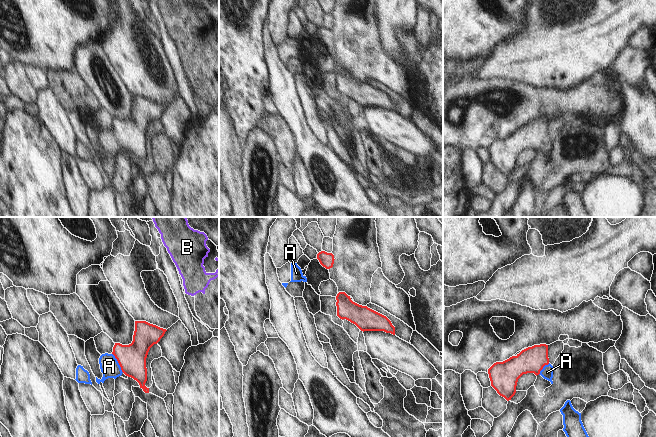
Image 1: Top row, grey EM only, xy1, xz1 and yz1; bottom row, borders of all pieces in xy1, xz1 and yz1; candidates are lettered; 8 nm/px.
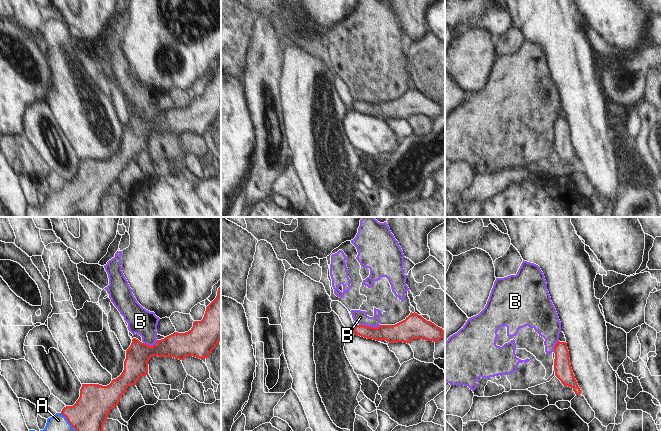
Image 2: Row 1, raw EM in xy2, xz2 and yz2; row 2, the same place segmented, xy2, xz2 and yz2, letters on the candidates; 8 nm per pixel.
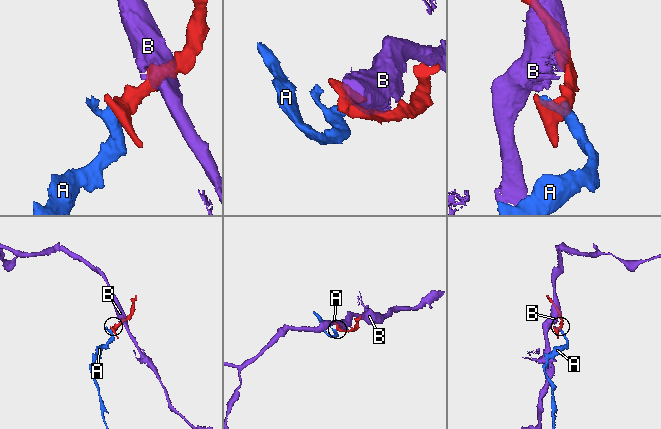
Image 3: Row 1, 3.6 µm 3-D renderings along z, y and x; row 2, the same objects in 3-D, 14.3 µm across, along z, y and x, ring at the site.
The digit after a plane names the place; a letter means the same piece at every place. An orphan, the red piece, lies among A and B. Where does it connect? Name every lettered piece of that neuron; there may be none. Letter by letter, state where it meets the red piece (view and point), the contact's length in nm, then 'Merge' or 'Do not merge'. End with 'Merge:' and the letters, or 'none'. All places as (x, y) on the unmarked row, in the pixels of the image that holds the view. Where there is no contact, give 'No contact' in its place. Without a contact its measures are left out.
A: Touches red at xy2 (70, 199). Shared border 240 nm. Merge
B: Touches red at xz2 (370, 103). Shared border 180 nm. Do not merge
Merge: A

